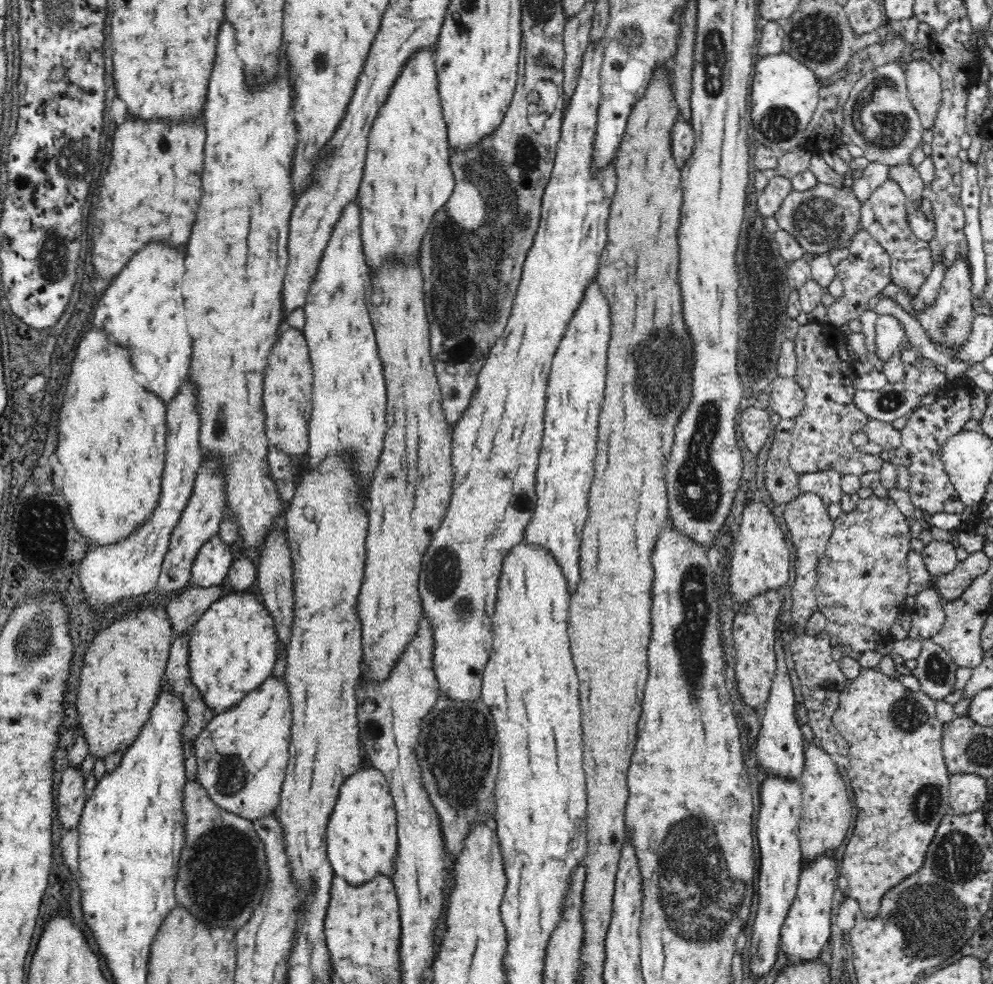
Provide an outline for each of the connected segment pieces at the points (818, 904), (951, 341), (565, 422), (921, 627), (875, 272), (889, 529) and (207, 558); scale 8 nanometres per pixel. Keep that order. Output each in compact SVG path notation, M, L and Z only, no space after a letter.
M834 852L822 854L812 862L803 864L800 873L796 896L781 928L780 948L790 960L814 960L819 958L824 946L830 940L830 916L832 916L832 900L837 887L838 862Z
M956 258L954 264L945 270L944 280L942 281L935 303L919 313L914 311L911 306L911 297L907 292L899 290L894 297L904 310L908 311L920 325L924 327L932 343L938 348L950 348L964 346L969 340L973 330L974 311L972 308L972 274L969 264L963 258Z
M596 277L584 290L584 298L576 308L568 331L560 340L548 374L548 386L544 408L544 430L536 473L536 507L525 528L527 544L539 544L555 556L567 580L570 595L576 592L580 580L580 546L583 528L588 518L588 495L595 477L595 456L599 435L600 411L605 397L607 379L607 350L611 337L611 316L609 302L599 289Z
M934 586L918 592L914 599L914 612L910 615L912 628L910 628L909 637L922 642L924 639L930 639L942 628L945 620L944 602Z
M860 230L852 237L849 256L837 265L836 276L842 281L844 294L827 308L824 322L831 326L842 326L850 320L860 319L868 311L868 300L876 296L891 282L891 261L886 250L868 232Z
M872 494L866 499L860 499L855 509L849 513L842 512L833 520L833 531L817 568L817 607L826 617L824 632L833 646L850 646L854 652L863 653L876 650L876 644L890 634L891 624L906 602L910 582L907 556L911 551L912 535L906 519L889 496L878 498Z
M219 534L204 542L192 564L191 585L210 588L222 584L234 562L230 547L223 542Z

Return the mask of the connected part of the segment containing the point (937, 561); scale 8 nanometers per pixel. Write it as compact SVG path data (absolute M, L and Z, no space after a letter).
M935 539L923 548L921 557L928 572L934 578L952 572L959 563L954 545L951 542L937 541Z

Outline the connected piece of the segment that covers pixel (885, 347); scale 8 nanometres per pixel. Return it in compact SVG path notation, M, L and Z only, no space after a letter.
M879 314L876 322L876 351L880 360L888 362L894 354L909 351L911 344L902 324L890 314Z

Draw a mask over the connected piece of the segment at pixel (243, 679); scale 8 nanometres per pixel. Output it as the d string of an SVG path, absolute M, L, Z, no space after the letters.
M252 592L228 593L210 605L189 633L188 669L202 701L215 715L236 706L262 685L280 656L274 619Z

